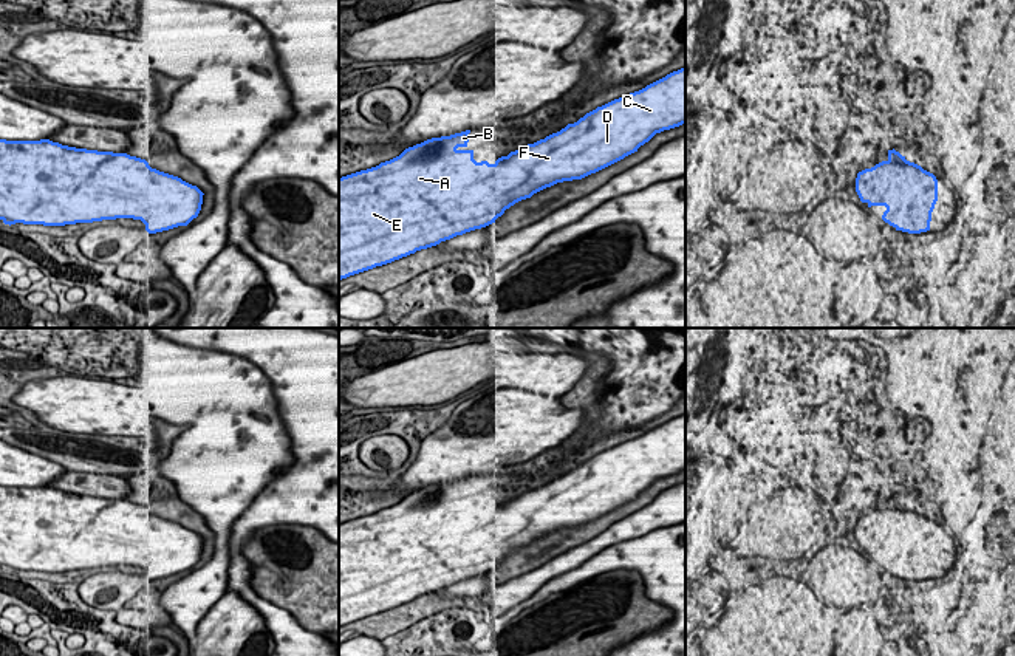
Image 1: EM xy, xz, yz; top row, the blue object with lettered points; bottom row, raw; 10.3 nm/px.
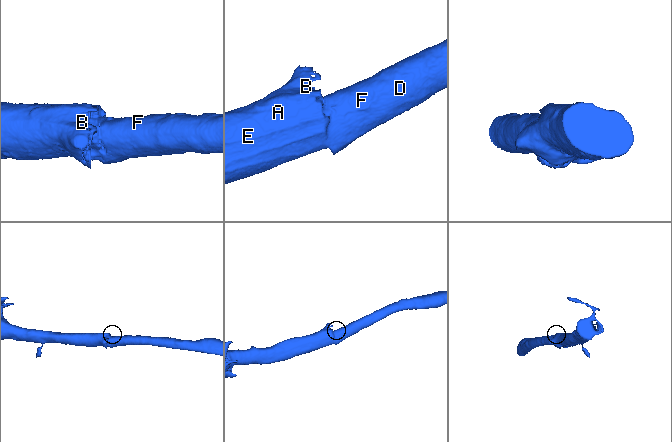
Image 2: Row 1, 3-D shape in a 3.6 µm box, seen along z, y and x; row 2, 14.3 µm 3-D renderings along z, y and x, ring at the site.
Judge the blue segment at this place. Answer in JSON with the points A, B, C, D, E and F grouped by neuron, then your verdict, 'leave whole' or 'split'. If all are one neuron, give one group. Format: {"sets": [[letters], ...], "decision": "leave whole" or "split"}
{"sets": [["A", "B", "E"], ["C", "D", "F"]], "decision": "split"}

